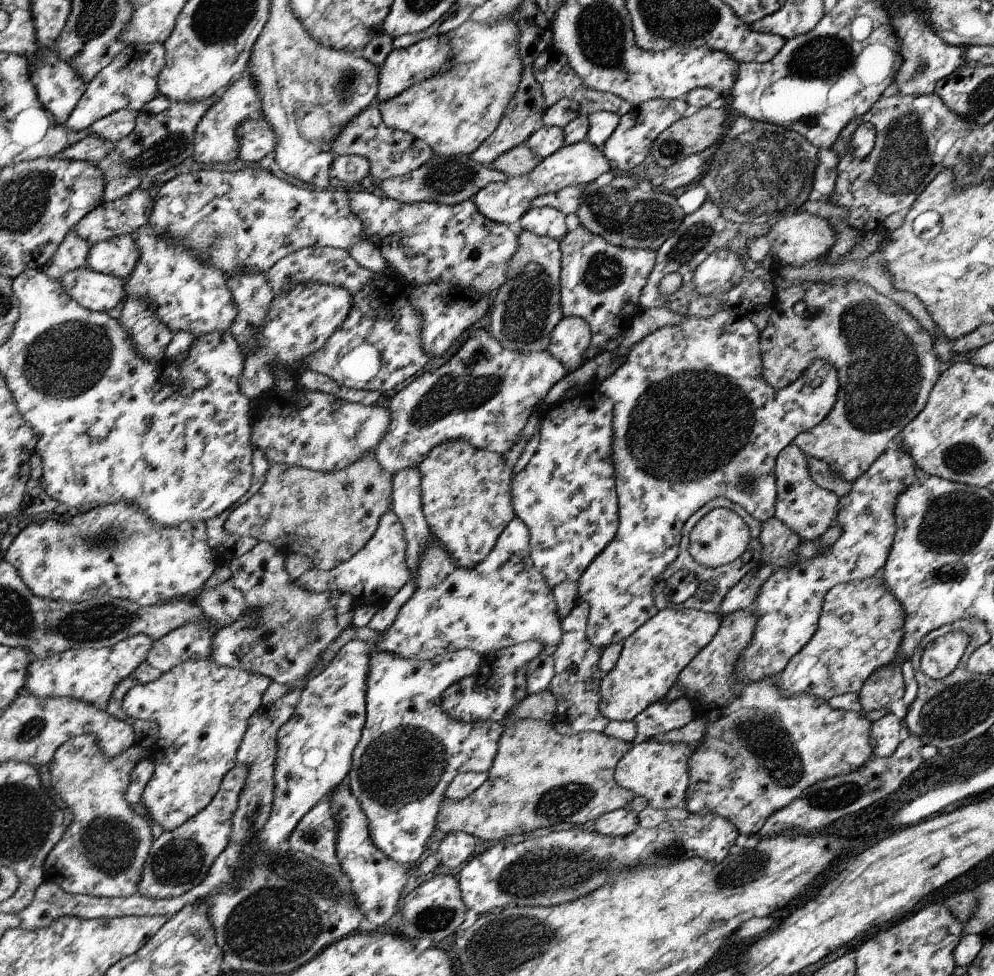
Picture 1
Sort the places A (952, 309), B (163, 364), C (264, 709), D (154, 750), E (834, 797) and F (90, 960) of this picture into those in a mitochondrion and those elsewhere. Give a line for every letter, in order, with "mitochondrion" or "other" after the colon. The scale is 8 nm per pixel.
A: other
B: other
C: other
D: other
E: mitochondrion
F: other

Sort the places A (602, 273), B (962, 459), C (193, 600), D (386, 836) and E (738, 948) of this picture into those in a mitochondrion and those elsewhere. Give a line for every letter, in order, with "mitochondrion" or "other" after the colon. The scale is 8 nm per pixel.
A: mitochondrion
B: mitochondrion
C: other
D: other
E: other

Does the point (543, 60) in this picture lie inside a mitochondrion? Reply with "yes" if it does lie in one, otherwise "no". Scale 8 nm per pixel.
no

